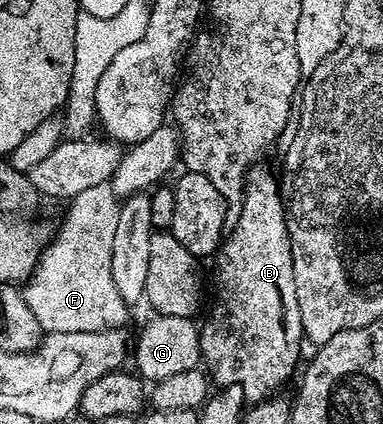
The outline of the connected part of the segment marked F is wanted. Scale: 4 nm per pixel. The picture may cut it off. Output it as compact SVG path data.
M110 180L85 189L68 202L63 223L54 232L52 240L43 248L39 263L34 273L23 287L26 304L33 310L33 315L42 332L99 332L109 328L122 328L127 319L129 305L116 288L111 270L113 242L119 222L121 199L113 192Z

